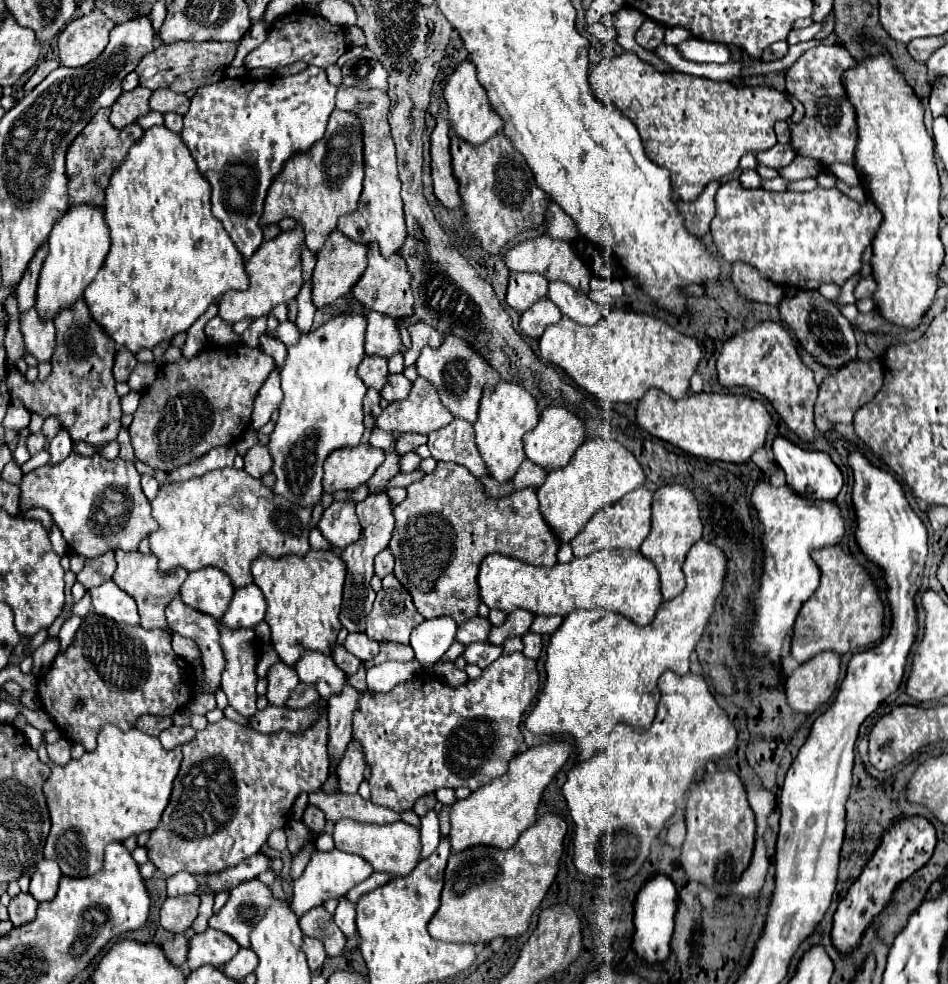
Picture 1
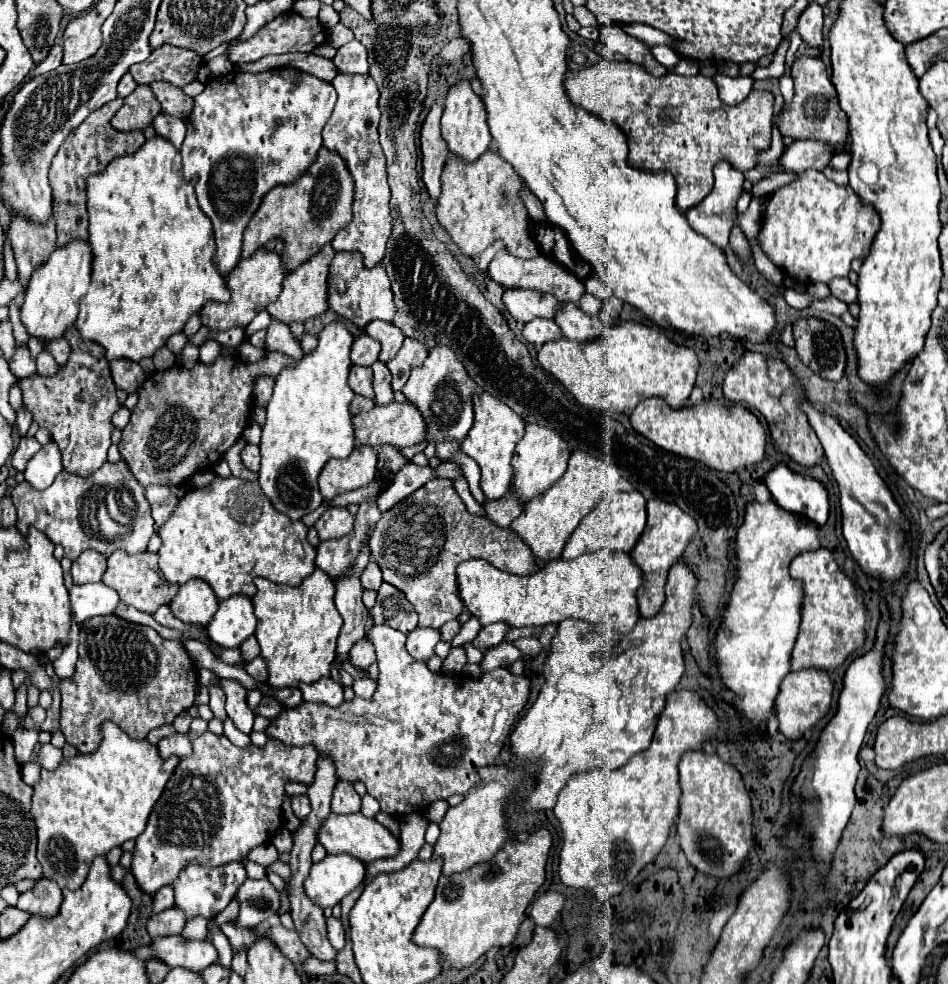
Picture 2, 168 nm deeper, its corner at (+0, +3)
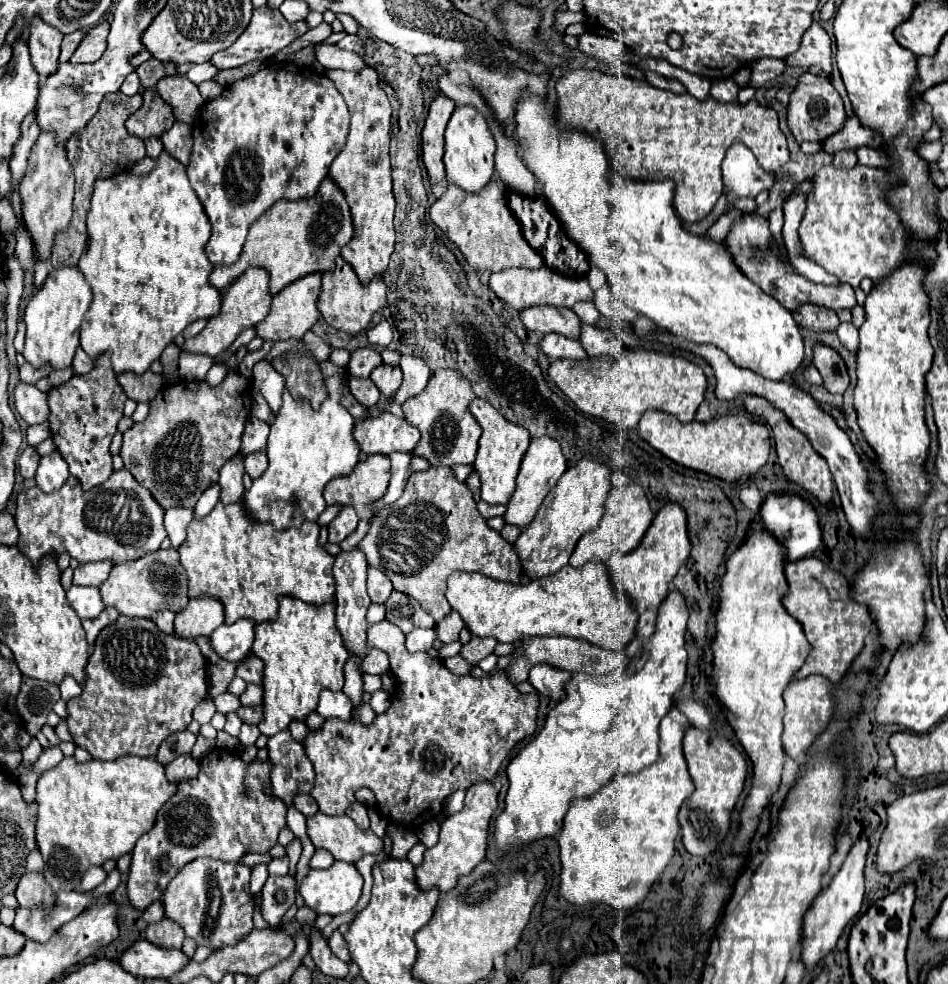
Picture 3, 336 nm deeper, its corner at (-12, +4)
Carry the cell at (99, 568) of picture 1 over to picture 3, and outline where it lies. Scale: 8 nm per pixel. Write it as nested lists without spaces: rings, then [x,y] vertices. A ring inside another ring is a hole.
[[[96,560],[96,562],[80,564],[74,570],[74,584],[78,584],[78,586],[100,586],[108,578],[110,568],[112,568],[112,562],[108,562],[108,560]]]

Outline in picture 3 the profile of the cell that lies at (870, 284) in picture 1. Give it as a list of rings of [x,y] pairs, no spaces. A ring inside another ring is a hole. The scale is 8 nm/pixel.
[[[744,214],[742,220],[738,220],[730,234],[726,236],[726,246],[734,258],[734,262],[738,264],[738,268],[752,280],[756,282],[766,294],[774,296],[784,308],[788,310],[796,310],[800,304],[810,302],[810,304],[820,304],[832,310],[840,310],[840,308],[854,308],[856,306],[856,296],[850,284],[836,284],[836,286],[824,286],[824,284],[814,284],[808,282],[804,276],[800,276],[792,266],[784,266],[784,262],[780,260],[778,248],[772,240],[772,234],[768,230],[768,220],[764,220],[758,214]]]

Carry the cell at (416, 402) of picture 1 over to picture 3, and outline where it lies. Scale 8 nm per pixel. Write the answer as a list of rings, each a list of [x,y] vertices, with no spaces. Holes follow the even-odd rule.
[[[384,412],[378,418],[358,420],[354,438],[360,444],[362,454],[392,454],[412,452],[420,442],[420,432],[406,422],[406,418],[396,418],[392,412]]]

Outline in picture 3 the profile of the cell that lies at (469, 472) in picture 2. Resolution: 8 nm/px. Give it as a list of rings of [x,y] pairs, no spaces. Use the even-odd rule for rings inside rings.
[[[550,436],[532,438],[530,448],[524,454],[524,460],[522,460],[522,466],[520,466],[520,474],[516,478],[516,492],[512,494],[510,502],[506,504],[504,520],[514,524],[514,526],[518,526],[518,528],[528,526],[530,520],[536,516],[542,500],[556,486],[556,482],[566,472],[566,468],[568,468],[568,460],[564,458],[564,452],[562,452],[562,446],[560,446],[558,440],[554,440]]]

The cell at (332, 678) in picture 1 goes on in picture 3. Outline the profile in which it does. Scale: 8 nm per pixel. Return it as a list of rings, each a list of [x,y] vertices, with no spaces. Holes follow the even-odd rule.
[[[324,688],[320,694],[320,702],[316,712],[322,718],[342,718],[348,720],[352,716],[352,700],[344,692],[334,692]]]

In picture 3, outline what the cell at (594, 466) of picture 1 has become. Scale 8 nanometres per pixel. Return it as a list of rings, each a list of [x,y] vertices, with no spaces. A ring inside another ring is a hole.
[[[586,458],[564,472],[558,484],[544,498],[536,518],[526,526],[526,530],[520,532],[514,544],[520,562],[524,564],[524,572],[528,576],[532,578],[550,576],[568,564],[578,540],[586,532],[594,530],[604,516],[604,504],[612,490],[610,476],[612,474],[604,464]]]

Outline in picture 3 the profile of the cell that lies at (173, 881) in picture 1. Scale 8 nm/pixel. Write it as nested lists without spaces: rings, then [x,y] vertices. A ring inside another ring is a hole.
[[[156,902],[156,904],[148,906],[146,912],[144,912],[144,920],[146,920],[148,924],[160,922],[162,918],[164,918],[164,904],[162,904],[162,902]]]

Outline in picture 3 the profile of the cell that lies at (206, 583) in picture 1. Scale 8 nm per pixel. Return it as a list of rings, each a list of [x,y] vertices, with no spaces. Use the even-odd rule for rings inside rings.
[[[216,596],[190,598],[188,606],[176,614],[176,636],[192,640],[198,634],[212,634],[224,622],[224,604]]]

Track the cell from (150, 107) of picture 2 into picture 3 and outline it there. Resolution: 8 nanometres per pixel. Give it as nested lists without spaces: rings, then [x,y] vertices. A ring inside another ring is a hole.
[[[146,88],[142,92],[142,98],[144,98],[144,102],[142,102],[140,110],[136,110],[126,120],[128,132],[134,134],[134,136],[140,136],[144,140],[150,138],[150,136],[162,136],[176,122],[172,108],[152,88]]]

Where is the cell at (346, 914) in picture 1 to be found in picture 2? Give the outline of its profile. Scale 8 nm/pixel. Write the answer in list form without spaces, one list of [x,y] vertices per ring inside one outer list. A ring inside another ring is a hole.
[[[330,917],[328,921],[326,921],[326,937],[328,937],[328,941],[332,943],[332,947],[336,949],[336,951],[340,951],[344,945],[346,945],[346,931],[344,931],[344,927],[342,927],[342,923],[336,919],[336,917]]]

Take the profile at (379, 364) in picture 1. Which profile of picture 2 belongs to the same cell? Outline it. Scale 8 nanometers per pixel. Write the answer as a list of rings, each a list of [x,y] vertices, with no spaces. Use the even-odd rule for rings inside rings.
[[[352,367],[348,385],[356,395],[364,395],[368,399],[374,397],[372,393],[372,369],[370,367]]]

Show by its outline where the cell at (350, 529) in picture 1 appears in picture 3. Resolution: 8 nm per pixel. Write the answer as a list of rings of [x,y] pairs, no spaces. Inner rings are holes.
[[[344,506],[340,514],[328,526],[328,540],[340,544],[348,534],[352,534],[358,526],[358,514],[352,506]]]

